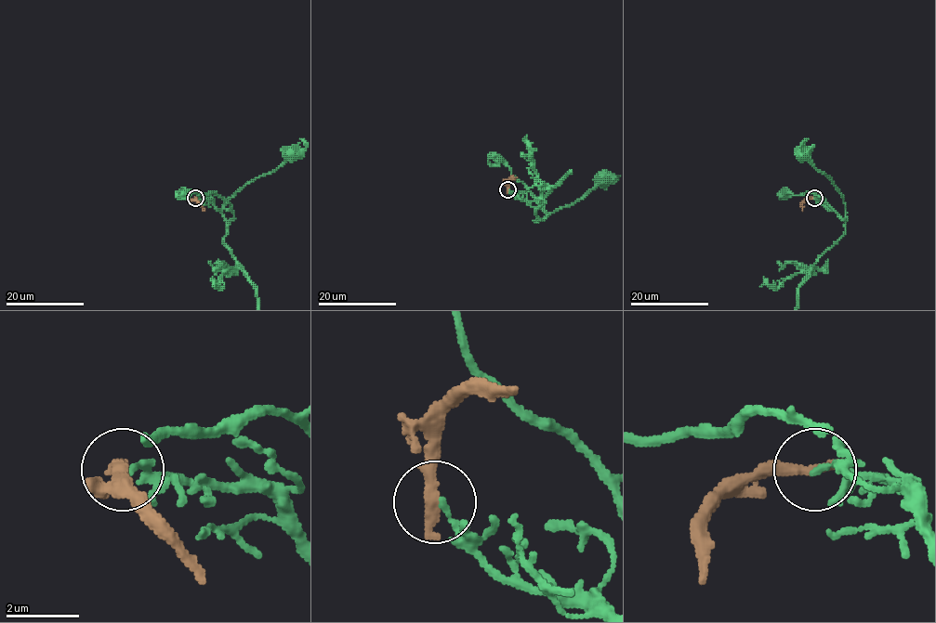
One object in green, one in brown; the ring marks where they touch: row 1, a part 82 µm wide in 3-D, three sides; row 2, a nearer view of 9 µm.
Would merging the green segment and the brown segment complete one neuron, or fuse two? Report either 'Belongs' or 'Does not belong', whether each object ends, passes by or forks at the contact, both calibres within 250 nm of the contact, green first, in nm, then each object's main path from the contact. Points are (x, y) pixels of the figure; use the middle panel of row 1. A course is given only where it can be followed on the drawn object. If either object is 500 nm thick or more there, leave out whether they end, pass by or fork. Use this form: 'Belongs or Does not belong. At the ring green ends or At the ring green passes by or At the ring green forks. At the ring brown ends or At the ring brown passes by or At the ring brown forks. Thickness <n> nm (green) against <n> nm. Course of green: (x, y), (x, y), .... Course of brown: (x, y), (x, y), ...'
Does not belong. At the ring green ends. At the ring brown ends. Thickness 170 nm (green) against 400 nm. Course of green: (508, 189), (531, 206), (542, 208), (546, 216), (539, 221), (534, 220), (582, 200), (601, 177). Course of brown: (507, 189), (507, 182), (516, 177)

